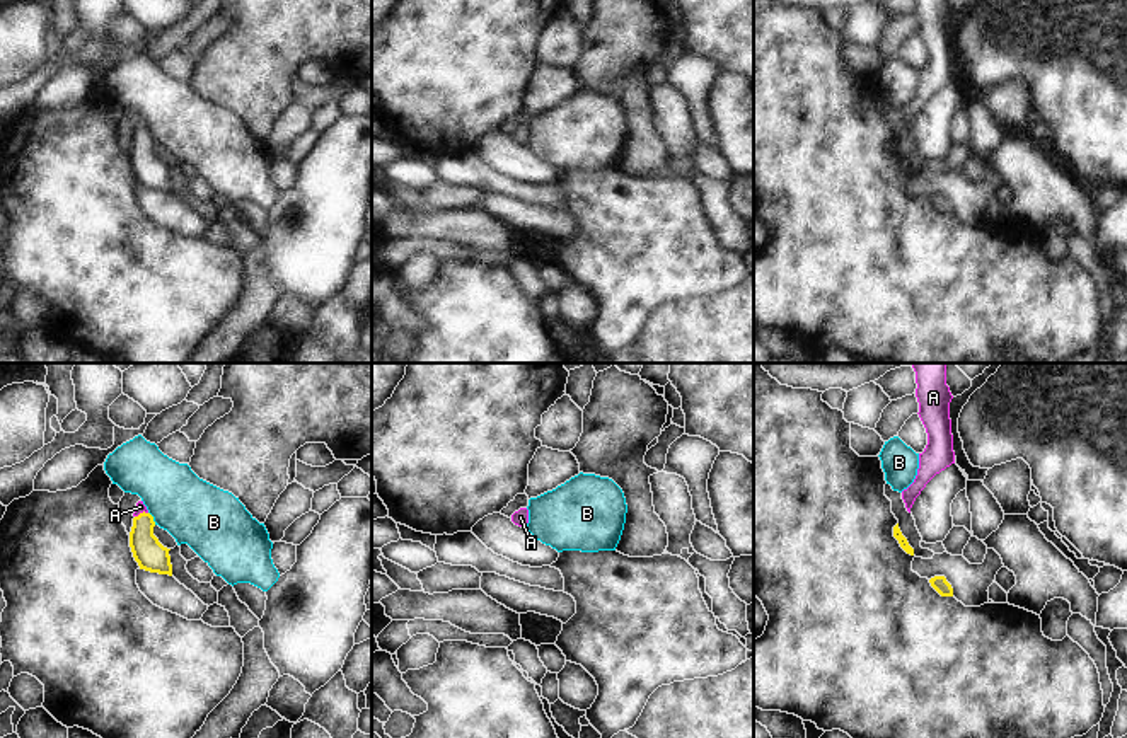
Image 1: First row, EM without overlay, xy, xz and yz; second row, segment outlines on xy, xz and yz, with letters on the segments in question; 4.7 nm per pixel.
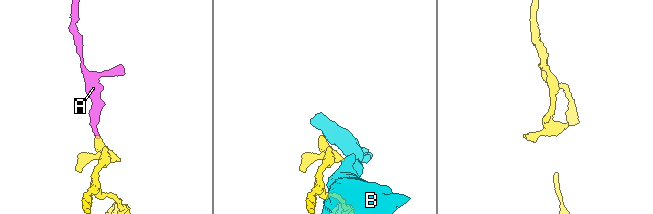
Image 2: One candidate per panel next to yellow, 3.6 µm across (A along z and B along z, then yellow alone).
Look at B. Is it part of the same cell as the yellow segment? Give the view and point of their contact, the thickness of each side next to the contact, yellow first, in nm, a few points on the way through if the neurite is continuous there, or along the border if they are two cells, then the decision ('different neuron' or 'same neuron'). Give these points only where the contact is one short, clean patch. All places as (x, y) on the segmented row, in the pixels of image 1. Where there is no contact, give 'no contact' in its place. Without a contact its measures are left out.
contact xy (152, 518); calibres 150 and 300 nm; border xy (149, 512), (156, 524); different neuron

